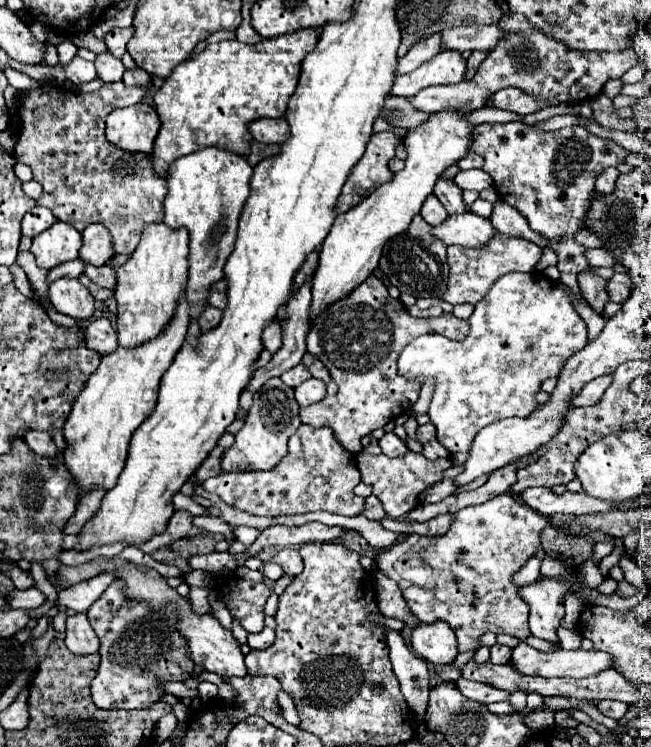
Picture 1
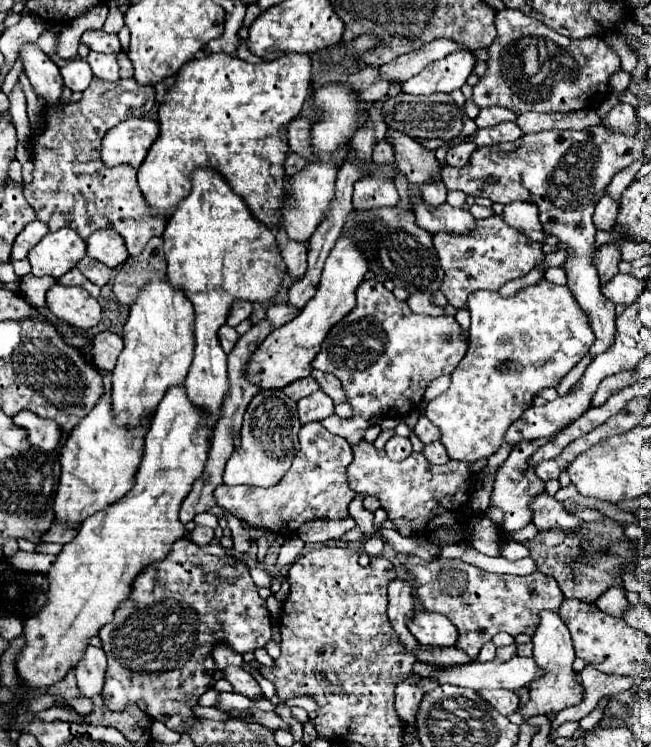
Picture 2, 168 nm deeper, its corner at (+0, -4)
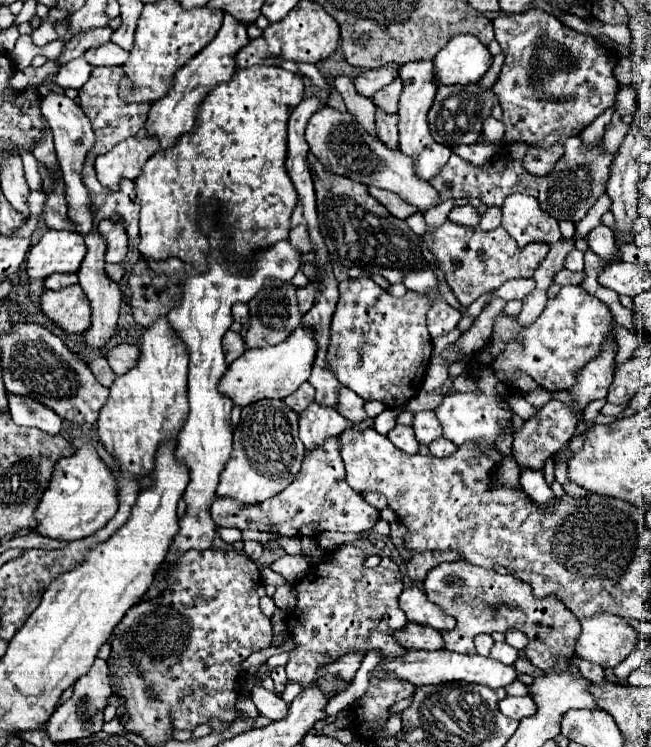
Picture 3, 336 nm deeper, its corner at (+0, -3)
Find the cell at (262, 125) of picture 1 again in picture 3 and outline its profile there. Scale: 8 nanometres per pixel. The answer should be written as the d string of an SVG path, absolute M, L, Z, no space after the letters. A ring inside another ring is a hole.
M322 108L312 114L306 126L306 142L310 146L310 152L320 160L324 168L360 184L396 192L404 202L418 208L420 214L440 204L440 194L430 184L422 184L414 176L414 164L410 164L410 158L402 156L402 152L390 152L378 138L368 136L350 112Z

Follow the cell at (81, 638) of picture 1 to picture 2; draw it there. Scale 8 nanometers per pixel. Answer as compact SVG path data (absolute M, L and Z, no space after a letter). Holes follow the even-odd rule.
M88 647L84 659L78 663L76 679L82 697L94 697L102 693L106 671L106 655L100 647Z

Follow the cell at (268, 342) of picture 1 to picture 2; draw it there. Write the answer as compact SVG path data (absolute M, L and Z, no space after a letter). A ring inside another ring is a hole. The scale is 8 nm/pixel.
M278 303L268 309L268 319L270 319L272 327L278 329L278 327L286 325L288 321L292 321L298 313L300 313L300 309L290 309L290 303Z

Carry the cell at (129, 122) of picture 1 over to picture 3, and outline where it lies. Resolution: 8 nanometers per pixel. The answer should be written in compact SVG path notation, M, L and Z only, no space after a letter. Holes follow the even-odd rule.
M136 134L118 142L110 152L98 156L96 176L106 188L118 188L118 180L134 180L142 164L160 148L156 136Z

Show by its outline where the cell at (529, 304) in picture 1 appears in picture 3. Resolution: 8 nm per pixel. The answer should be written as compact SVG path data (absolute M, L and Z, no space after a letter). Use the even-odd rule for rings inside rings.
M562 286L554 298L548 298L544 312L528 326L518 324L518 316L508 316L500 312L494 318L492 336L484 348L474 354L478 374L472 374L472 358L468 362L470 378L476 384L472 392L454 392L446 394L442 404L434 410L442 428L444 438L452 440L456 446L466 442L478 444L478 448L496 446L496 438L504 432L502 422L512 420L512 410L502 408L500 402L506 402L514 390L512 378L520 372L532 376L542 388L550 392L568 390L574 384L574 376L590 356L598 354L602 340L612 334L610 328L612 314L604 302L588 294L582 286Z

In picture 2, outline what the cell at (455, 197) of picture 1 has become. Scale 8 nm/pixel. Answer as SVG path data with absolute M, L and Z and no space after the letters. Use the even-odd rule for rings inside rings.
M388 129L386 137L390 137L396 167L408 177L410 183L424 183L438 177L440 163L432 151L422 149L416 139L408 137L402 131Z

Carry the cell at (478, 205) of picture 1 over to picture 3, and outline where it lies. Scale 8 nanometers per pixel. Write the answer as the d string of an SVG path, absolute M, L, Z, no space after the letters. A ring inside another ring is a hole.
M456 206L450 216L448 216L452 222L456 224L462 224L462 226L468 226L468 228L474 228L480 224L480 218L482 214L478 212L478 208L474 206Z

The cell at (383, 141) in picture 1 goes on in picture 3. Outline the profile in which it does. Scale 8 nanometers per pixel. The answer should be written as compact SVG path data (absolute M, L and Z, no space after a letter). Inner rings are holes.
M368 186L368 194L374 196L380 204L384 204L392 216L398 216L398 218L408 218L414 214L414 208L410 208L410 204L406 204L398 194L394 192L388 192L388 190L382 190L382 188L374 188L374 186Z

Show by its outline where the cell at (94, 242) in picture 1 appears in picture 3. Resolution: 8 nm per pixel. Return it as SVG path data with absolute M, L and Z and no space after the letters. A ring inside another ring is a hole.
M102 220L100 226L98 226L98 232L106 240L104 260L112 262L112 264L124 262L124 258L128 254L128 240L126 240L126 230L122 228L122 224L114 224L110 220Z

